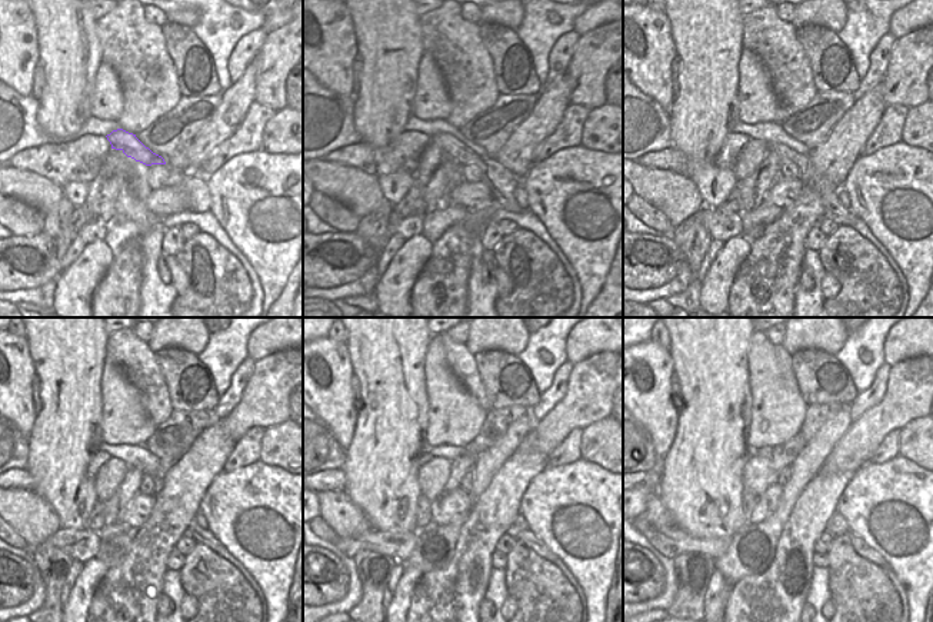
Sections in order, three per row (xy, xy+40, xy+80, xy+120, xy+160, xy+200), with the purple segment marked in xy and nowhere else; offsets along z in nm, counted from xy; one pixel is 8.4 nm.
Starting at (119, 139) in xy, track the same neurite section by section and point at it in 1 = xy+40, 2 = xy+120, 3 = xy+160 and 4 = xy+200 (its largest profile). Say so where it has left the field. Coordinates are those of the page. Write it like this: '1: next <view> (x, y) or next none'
1: next xy+40 (502, 182)
2: next xy+120 (205, 536)
3: next xy+160 (526, 536)
4: next xy+200 (860, 548)

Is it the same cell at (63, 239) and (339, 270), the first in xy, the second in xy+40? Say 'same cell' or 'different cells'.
same cell

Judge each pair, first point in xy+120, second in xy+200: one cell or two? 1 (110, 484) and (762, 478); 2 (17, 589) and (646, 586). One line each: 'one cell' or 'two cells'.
1: one cell
2: one cell

